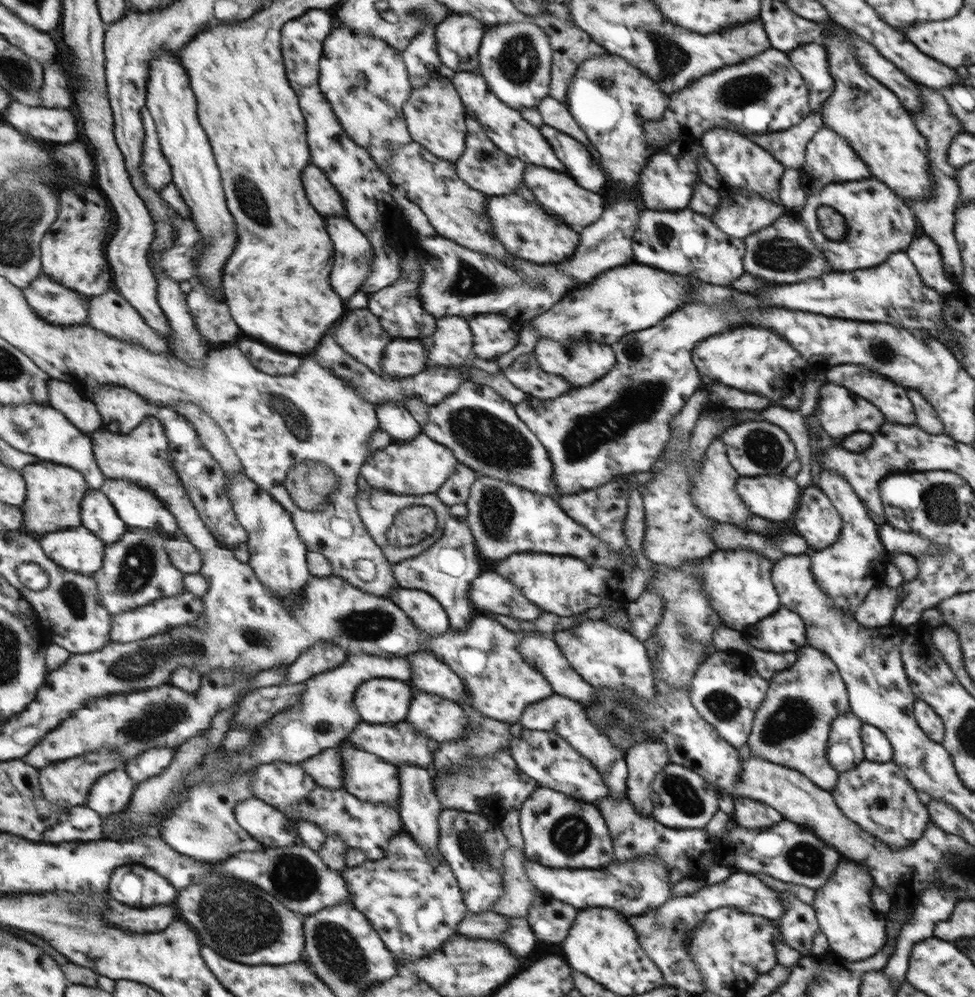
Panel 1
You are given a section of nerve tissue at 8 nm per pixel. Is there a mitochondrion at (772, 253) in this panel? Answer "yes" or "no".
yes

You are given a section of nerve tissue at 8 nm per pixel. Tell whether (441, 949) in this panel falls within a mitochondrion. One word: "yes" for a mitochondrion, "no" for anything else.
no

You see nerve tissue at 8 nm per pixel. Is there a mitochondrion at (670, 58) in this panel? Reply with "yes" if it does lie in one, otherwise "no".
yes

